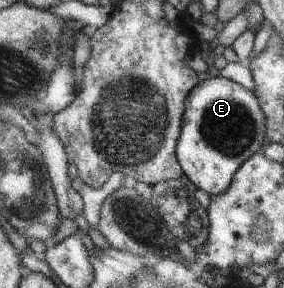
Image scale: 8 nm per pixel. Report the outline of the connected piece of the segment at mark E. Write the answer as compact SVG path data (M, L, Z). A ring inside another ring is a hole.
M217 76L198 82L187 95L184 104L180 135L176 142L175 158L181 173L190 181L192 189L204 191L209 197L228 189L236 170L255 154L265 137L265 119L252 90L247 90L232 80Z

